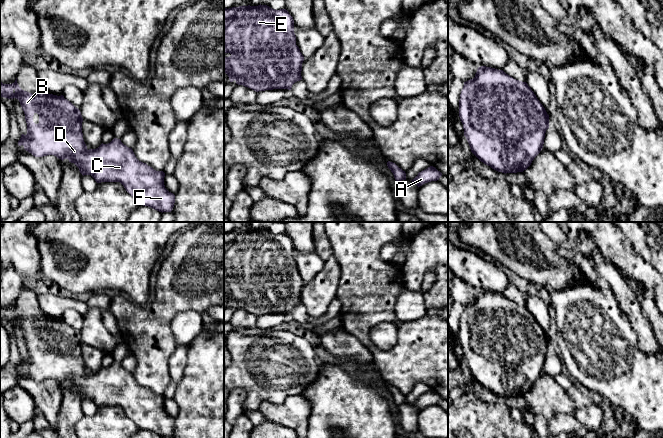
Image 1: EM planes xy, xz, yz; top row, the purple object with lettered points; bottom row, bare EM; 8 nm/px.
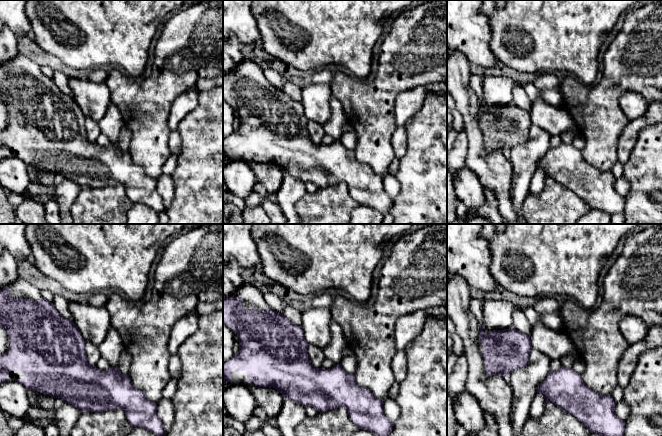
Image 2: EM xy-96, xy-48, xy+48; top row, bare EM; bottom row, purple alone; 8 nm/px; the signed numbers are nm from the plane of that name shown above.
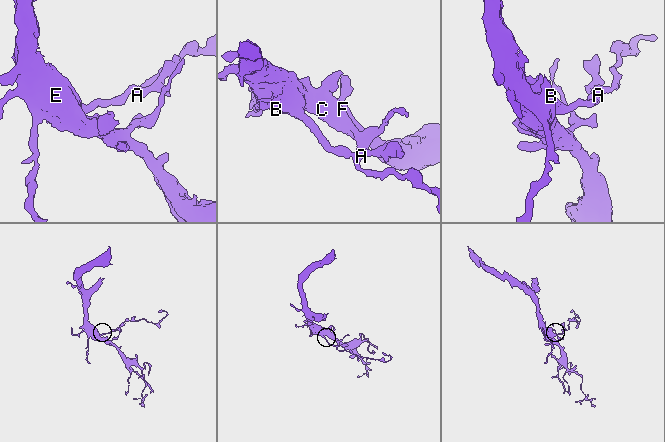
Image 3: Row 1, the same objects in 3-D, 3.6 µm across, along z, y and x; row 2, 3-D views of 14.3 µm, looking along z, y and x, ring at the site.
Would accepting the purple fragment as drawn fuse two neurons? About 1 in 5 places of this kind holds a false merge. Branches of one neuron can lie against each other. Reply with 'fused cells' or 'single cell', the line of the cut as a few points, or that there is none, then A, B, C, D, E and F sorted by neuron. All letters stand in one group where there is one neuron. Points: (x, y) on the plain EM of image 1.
single cell | no cut | A B C D E F

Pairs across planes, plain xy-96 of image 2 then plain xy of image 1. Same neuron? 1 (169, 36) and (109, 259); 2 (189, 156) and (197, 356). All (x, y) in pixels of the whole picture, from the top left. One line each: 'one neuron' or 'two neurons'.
1: two neurons
2: one neuron

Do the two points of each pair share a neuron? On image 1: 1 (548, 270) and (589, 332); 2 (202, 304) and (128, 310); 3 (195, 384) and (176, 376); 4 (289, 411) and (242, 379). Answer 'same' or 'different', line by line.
1: different
2: same
3: different
4: different

